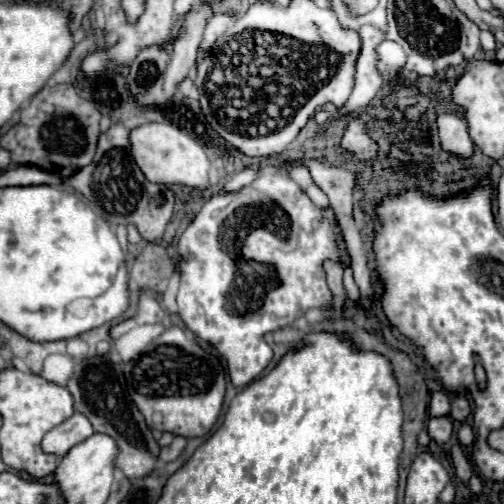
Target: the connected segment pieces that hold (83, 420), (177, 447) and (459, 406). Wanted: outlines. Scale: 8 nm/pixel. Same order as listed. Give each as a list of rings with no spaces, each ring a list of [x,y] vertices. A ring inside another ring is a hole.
[[[74,413],[70,419],[66,419],[62,425],[58,425],[56,429],[52,429],[42,445],[44,451],[48,453],[56,453],[58,457],[64,457],[76,443],[84,441],[86,437],[90,437],[94,433],[88,417],[84,413]]]
[[[174,437],[174,441],[168,445],[168,447],[162,447],[162,451],[160,451],[160,459],[164,461],[164,463],[168,463],[168,461],[174,461],[180,453],[182,453],[182,449],[186,447],[186,437]]]
[[[456,395],[454,399],[452,399],[452,409],[450,409],[450,417],[454,419],[454,421],[466,421],[466,417],[470,415],[470,403],[468,403],[468,399],[466,397],[462,397],[462,395]]]

